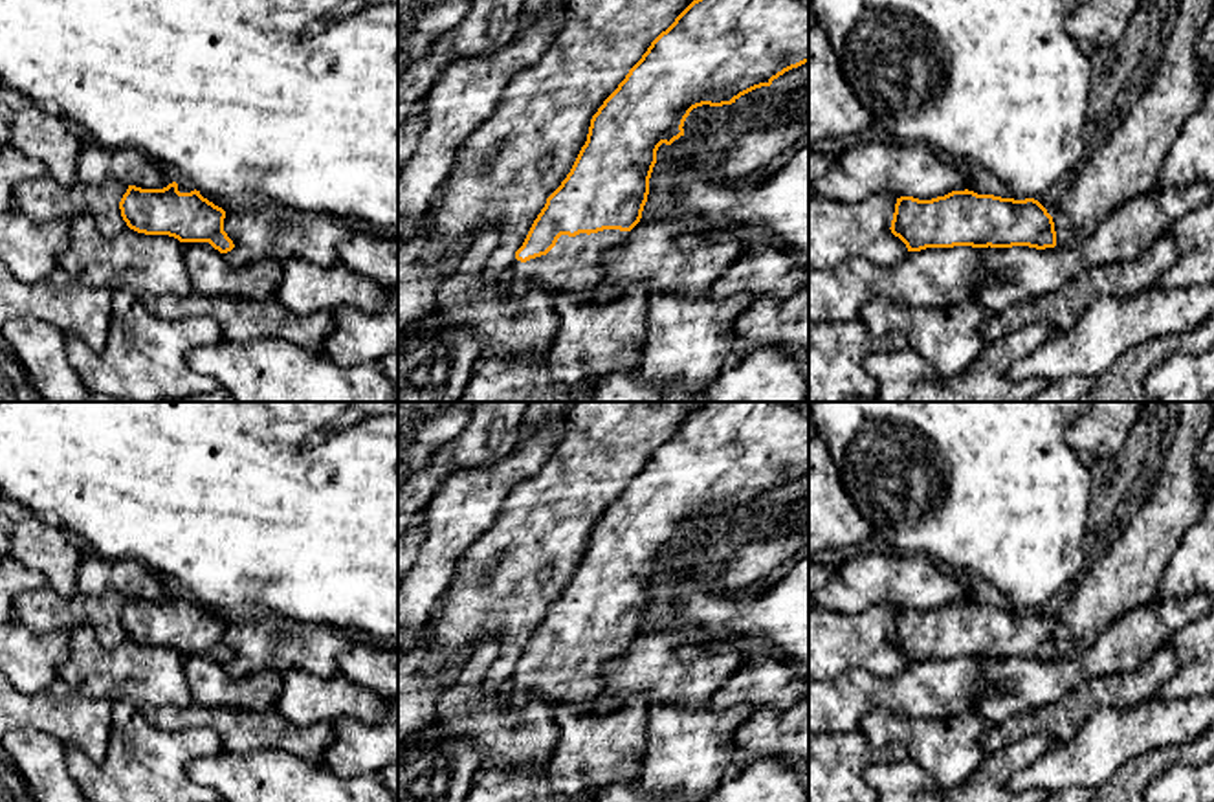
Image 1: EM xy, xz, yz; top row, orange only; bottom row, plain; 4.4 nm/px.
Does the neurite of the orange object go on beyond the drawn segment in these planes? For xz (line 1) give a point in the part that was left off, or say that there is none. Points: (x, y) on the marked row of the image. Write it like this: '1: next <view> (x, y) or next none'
1: next xz (569, 267)

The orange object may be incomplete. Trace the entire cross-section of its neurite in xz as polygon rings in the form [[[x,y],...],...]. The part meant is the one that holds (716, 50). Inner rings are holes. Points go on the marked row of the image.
[[[693,0],[592,116],[570,173],[546,198],[515,251],[499,294],[506,308],[535,284],[550,294],[592,290],[605,272],[592,250],[622,240],[640,222],[657,150],[684,136],[690,112],[702,105],[732,105],[805,62],[809,0]]]

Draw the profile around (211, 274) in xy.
[[[183,242],[183,261],[194,292],[266,301],[277,295],[282,262],[270,253],[233,268],[209,242]]]

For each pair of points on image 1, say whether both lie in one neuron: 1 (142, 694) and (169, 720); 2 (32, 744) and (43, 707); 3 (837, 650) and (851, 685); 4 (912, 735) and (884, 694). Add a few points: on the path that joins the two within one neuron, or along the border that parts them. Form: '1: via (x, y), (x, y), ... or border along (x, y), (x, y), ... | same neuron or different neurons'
1: border along (193, 701), (186, 705), (145, 705), (142, 709) | different neurons
2: border along (19, 729), (43, 731), (65, 746) | different neurons
3: border along (888, 676), (849, 668), (827, 681) | different neurons
4: border along (945, 718), (897, 718), (875, 707), (859, 729) | different neurons

